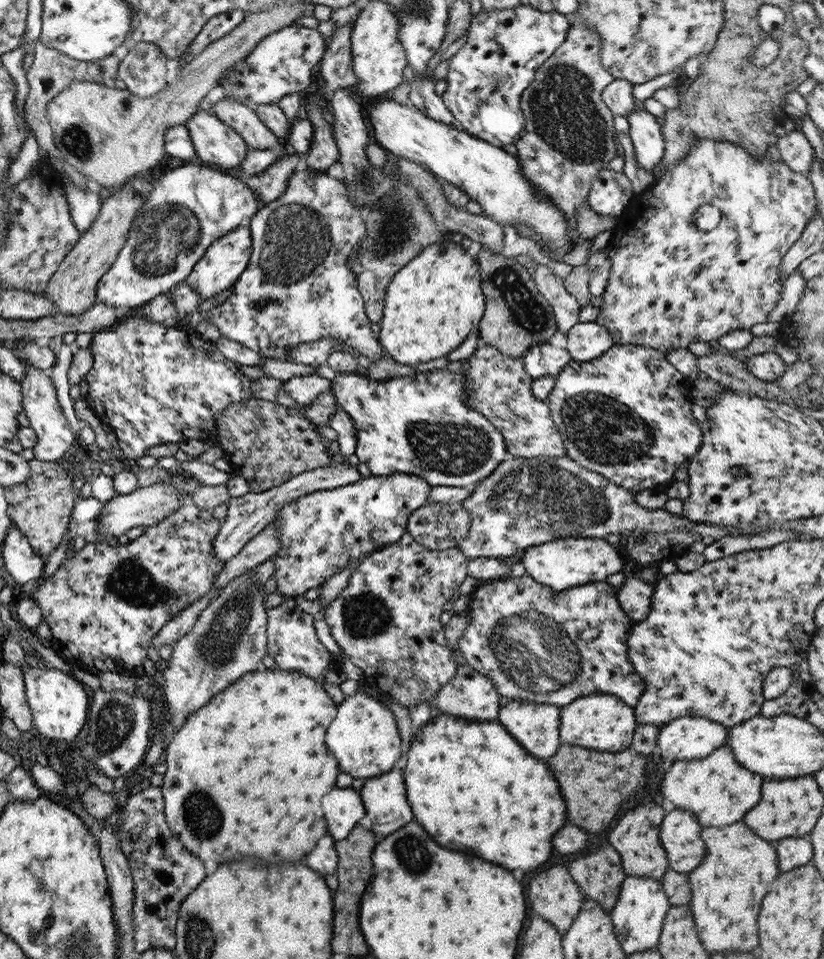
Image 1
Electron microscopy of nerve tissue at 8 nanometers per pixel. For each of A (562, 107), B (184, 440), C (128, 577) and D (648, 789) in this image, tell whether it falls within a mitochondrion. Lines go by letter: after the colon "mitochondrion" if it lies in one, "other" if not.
A: mitochondrion
B: other
C: mitochondrion
D: other

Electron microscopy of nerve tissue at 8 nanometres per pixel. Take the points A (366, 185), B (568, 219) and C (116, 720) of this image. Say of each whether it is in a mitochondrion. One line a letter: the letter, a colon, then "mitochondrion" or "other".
A: mitochondrion
B: other
C: mitochondrion

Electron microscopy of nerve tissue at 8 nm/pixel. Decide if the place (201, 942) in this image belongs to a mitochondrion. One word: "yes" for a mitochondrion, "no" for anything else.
yes

